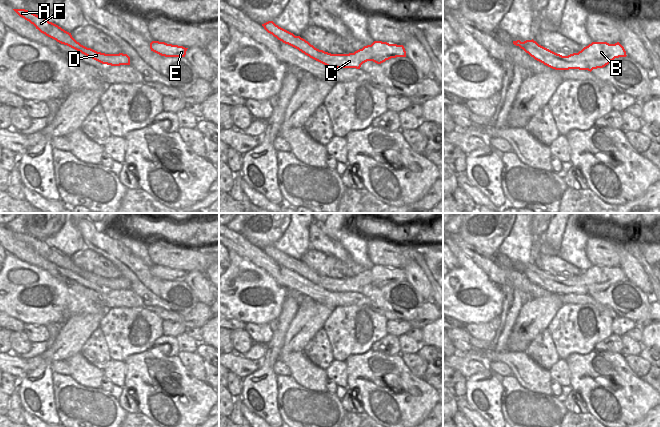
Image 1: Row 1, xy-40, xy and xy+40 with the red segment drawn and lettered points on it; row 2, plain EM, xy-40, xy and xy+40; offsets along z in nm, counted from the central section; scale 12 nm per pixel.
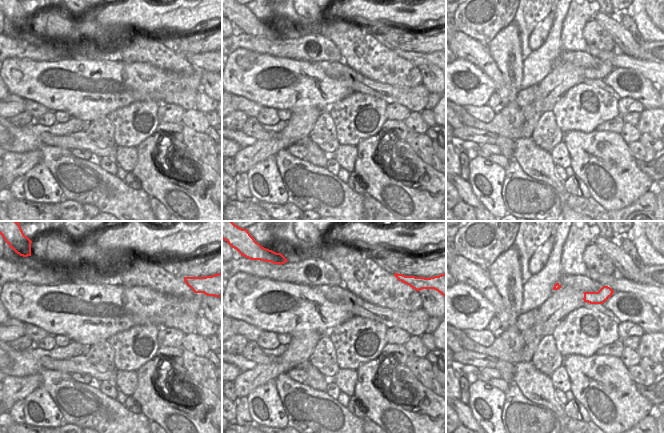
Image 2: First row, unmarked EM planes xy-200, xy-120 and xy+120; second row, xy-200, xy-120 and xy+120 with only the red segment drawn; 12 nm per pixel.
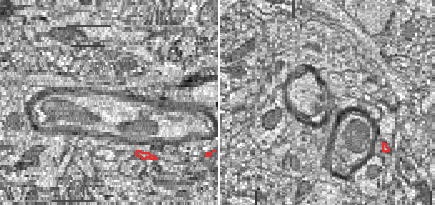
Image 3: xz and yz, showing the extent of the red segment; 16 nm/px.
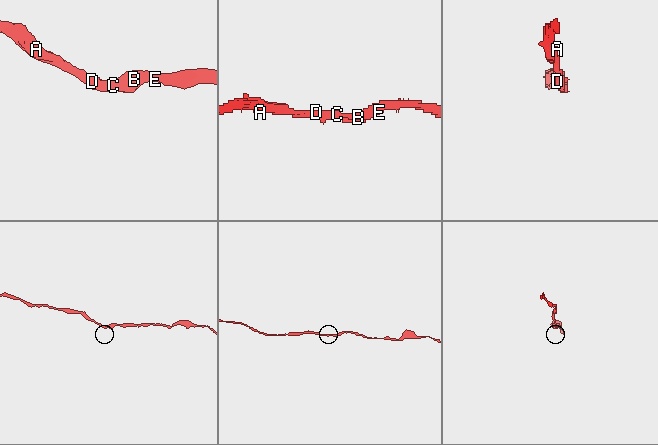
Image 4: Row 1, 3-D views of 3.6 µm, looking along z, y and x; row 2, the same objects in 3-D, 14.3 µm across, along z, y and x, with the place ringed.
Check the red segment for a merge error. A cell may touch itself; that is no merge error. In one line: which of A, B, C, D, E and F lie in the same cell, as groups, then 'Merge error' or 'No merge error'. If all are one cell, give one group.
Groups: A B C D E F. No merge error

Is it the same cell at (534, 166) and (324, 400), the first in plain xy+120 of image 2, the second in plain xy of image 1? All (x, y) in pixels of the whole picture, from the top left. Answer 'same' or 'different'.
different

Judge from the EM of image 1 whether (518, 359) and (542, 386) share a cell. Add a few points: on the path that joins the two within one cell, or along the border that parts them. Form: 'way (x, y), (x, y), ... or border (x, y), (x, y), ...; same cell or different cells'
way (522, 366), (535, 379); same cell

